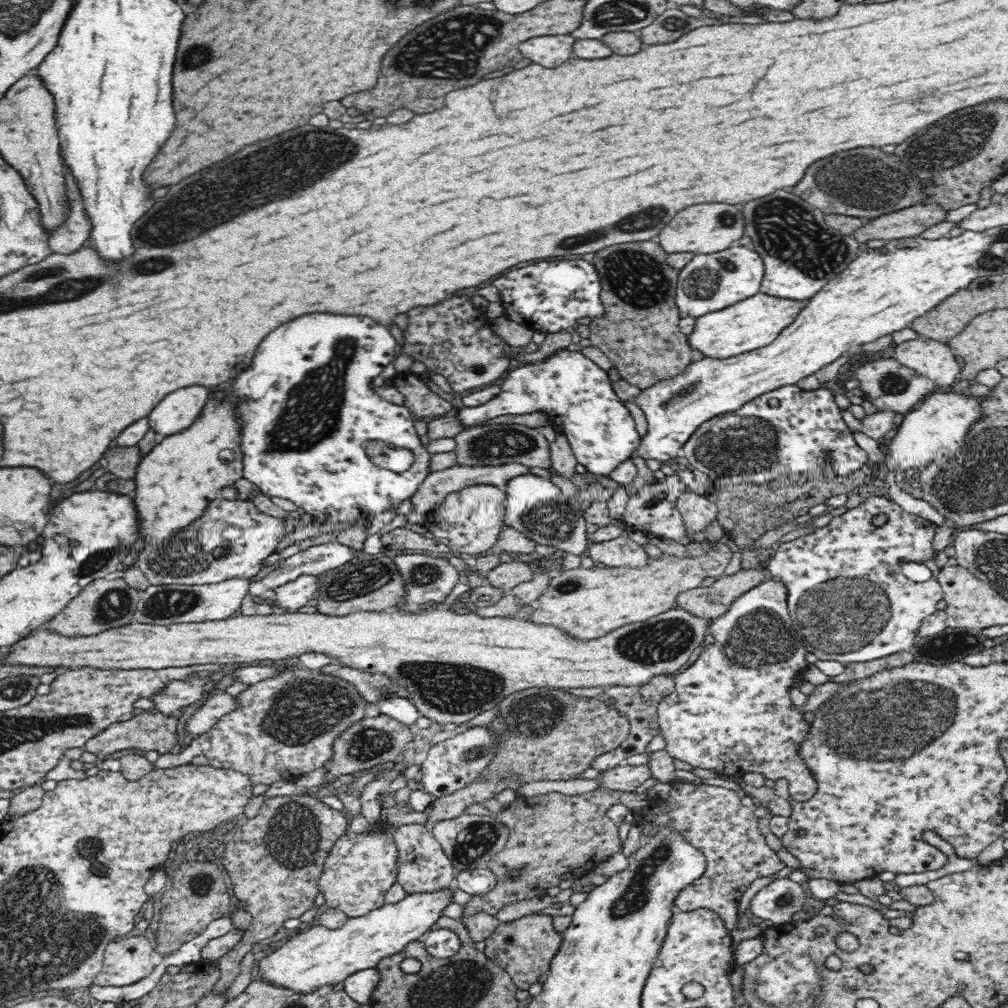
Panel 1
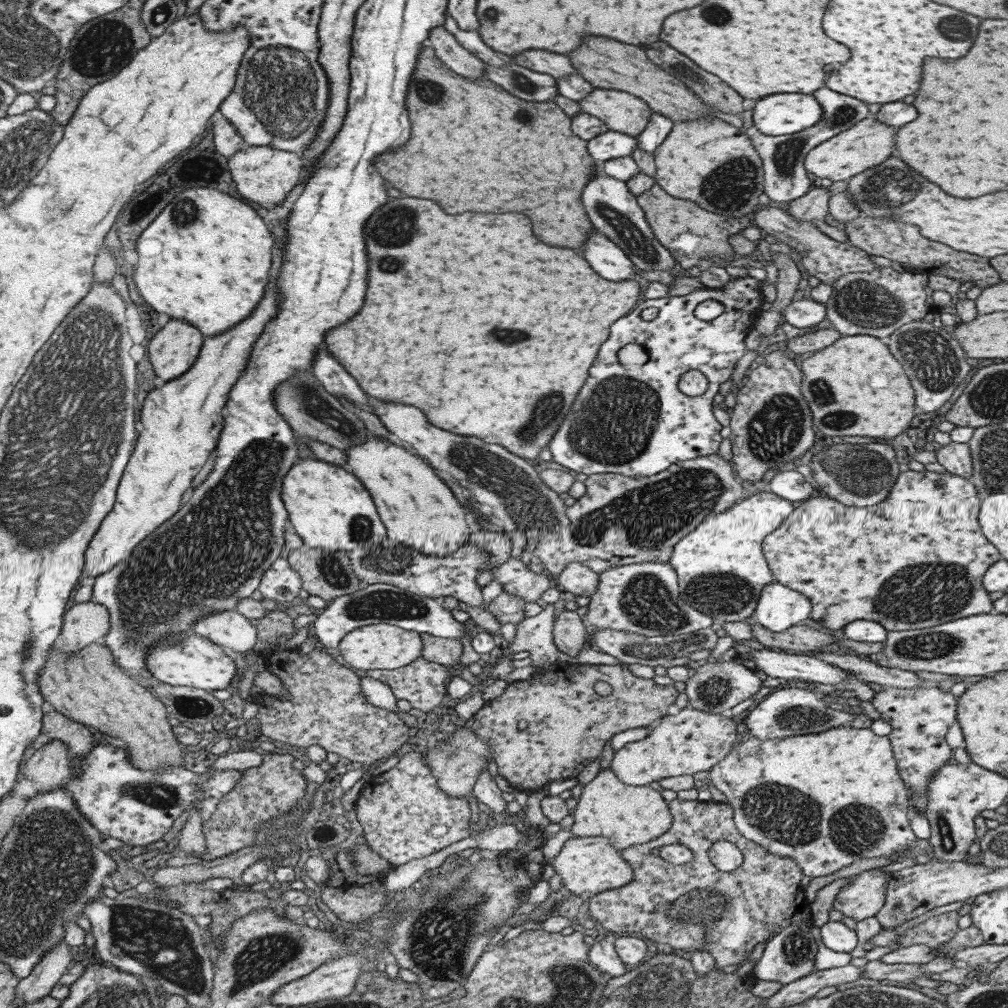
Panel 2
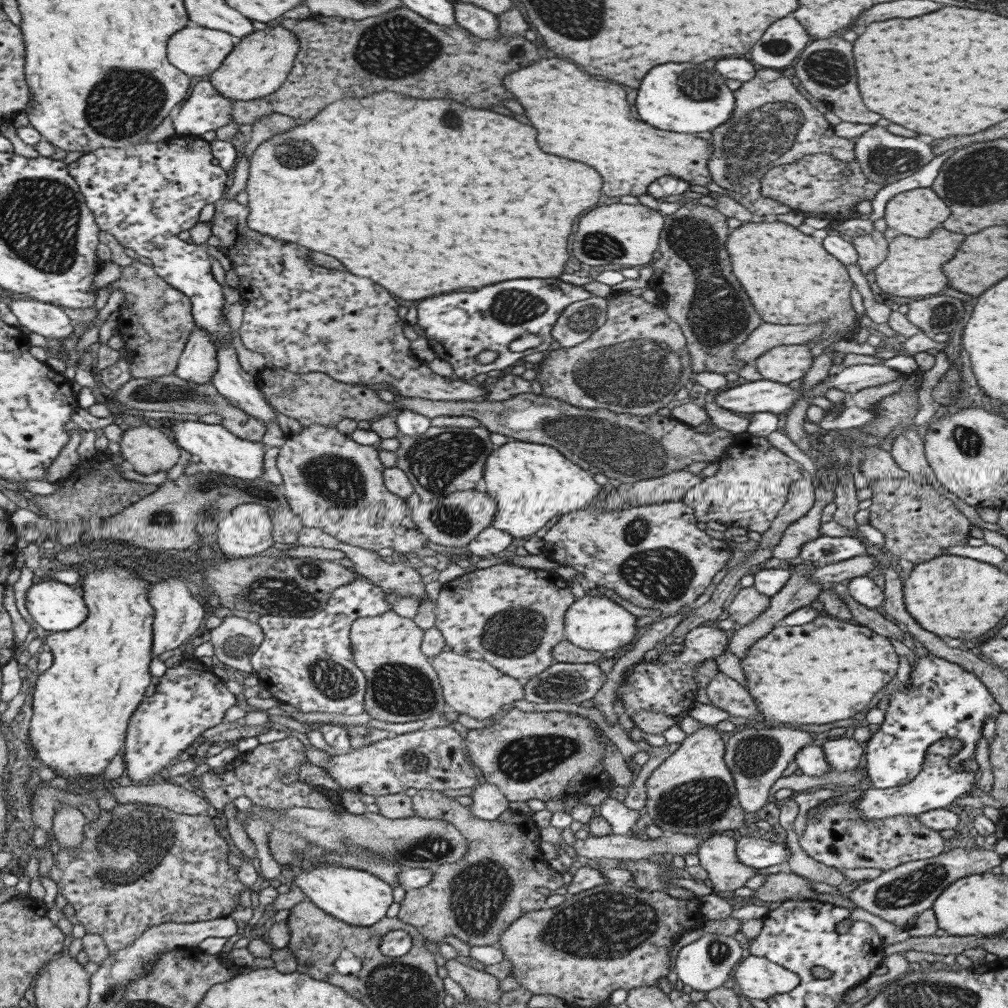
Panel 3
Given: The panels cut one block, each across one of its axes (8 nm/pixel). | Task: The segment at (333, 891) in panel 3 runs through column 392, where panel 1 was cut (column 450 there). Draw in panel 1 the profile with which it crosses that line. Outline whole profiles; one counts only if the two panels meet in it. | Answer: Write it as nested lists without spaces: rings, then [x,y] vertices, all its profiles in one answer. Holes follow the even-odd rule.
[[[450,890],[407,894],[400,902],[385,904],[364,916],[348,917],[344,926],[330,930],[312,923],[308,930],[290,936],[277,950],[258,963],[256,981],[290,989],[294,993],[313,993],[322,985],[338,984],[351,974],[375,968],[380,960],[401,952],[412,940],[419,939],[440,918],[440,912],[452,902]]]

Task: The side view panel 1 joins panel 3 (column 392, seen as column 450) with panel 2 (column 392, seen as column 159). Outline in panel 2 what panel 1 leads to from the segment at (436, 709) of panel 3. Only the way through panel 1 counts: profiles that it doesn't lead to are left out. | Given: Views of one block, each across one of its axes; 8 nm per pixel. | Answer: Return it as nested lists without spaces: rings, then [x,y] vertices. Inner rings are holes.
[[[375,623],[351,629],[337,643],[334,653],[338,653],[357,673],[368,670],[393,670],[408,665],[421,656],[422,640],[420,634],[403,630],[395,625]]]

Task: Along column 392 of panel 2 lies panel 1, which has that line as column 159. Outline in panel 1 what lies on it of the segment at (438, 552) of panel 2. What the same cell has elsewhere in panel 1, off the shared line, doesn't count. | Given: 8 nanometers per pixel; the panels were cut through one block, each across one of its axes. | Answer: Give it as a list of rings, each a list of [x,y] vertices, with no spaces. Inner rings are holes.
[[[212,400],[202,410],[202,416],[188,430],[174,434],[170,438],[163,437],[146,456],[141,458],[135,475],[134,494],[132,495],[136,513],[138,513],[138,538],[130,546],[128,554],[120,562],[116,570],[117,576],[122,576],[128,567],[137,564],[137,556],[146,544],[171,539],[183,532],[190,523],[202,518],[207,506],[220,496],[219,490],[224,486],[232,486],[243,478],[242,449],[240,449],[240,430],[236,422],[236,412],[232,410],[228,400]]]

